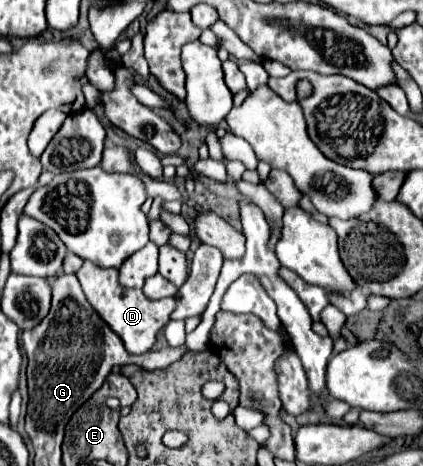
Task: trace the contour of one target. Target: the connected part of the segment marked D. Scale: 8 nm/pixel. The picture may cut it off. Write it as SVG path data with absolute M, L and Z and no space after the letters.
M89 260L83 262L83 266L77 272L77 278L87 296L87 302L95 308L95 312L99 312L99 316L109 324L109 328L123 340L123 346L129 354L143 354L151 350L157 332L167 324L175 308L175 298L149 300L141 290L125 290L117 282L115 268L105 270L105 268L99 268L97 264L91 264Z

